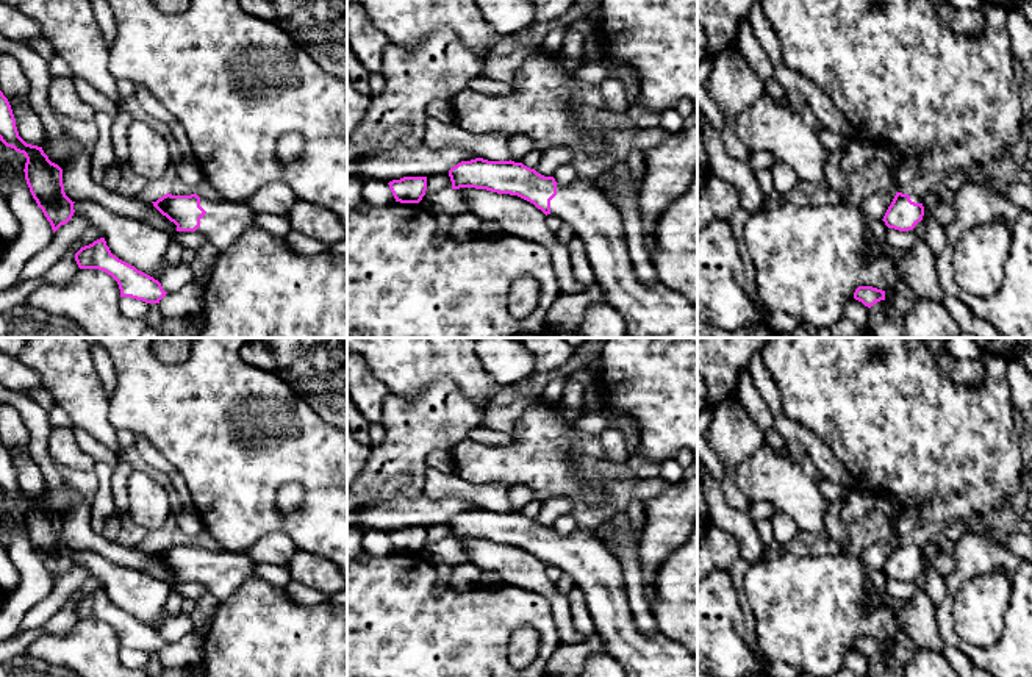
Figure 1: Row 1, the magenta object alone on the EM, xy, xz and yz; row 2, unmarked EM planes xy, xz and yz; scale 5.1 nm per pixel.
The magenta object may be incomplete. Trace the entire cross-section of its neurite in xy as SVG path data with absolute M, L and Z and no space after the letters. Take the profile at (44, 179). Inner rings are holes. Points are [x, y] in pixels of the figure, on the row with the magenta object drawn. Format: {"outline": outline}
{"outline": "M2 91L0 141L6 147L25 155L27 163L23 172L27 184L55 233L61 225L72 219L75 202L72 202L64 192L63 169L48 159L42 147L27 144L19 136L11 105Z"}

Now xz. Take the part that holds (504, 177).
{"outline": "M483 158L458 163L449 170L449 177L452 189L475 188L518 195L546 216L557 216L568 224L583 241L596 283L604 288L608 305L625 321L625 338L697 338L697 306L661 283L647 286L638 278L627 250L619 210L596 188L594 180L577 175L571 183L560 184L554 177L544 177L522 163Z"}

